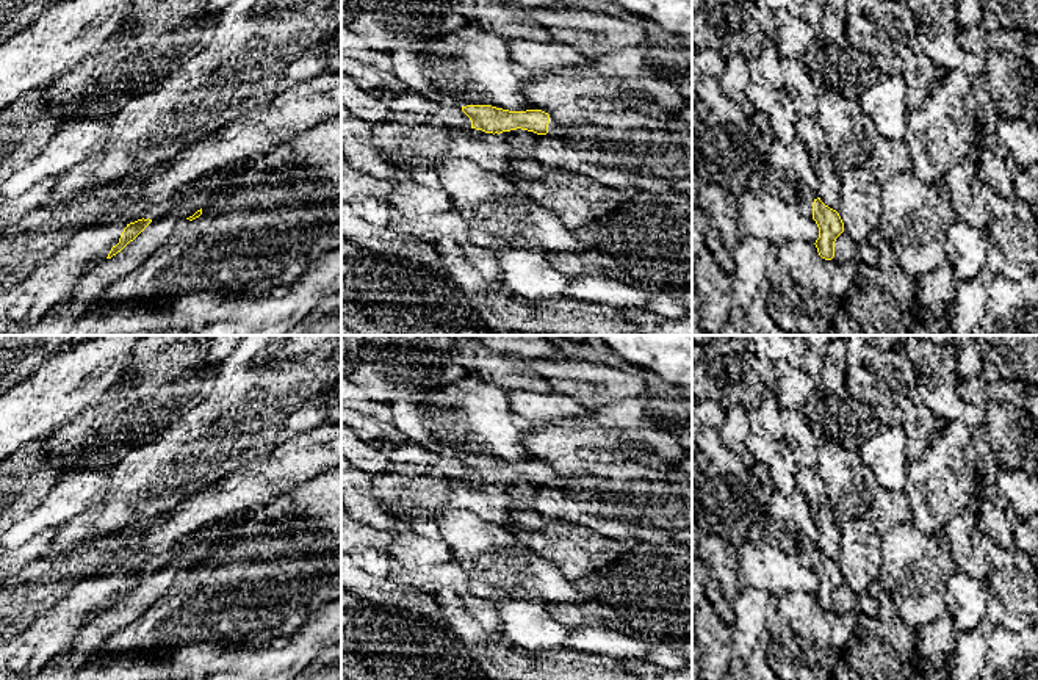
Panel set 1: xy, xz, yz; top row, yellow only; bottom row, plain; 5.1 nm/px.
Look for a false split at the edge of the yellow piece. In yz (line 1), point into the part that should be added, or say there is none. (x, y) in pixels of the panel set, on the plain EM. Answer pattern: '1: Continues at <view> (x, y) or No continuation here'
1: No continuation here

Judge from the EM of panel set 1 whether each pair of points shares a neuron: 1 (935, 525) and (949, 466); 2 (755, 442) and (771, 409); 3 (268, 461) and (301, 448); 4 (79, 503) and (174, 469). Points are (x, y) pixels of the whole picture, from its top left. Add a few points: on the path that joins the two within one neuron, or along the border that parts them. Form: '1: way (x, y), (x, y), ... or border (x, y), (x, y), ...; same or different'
1: way (935, 511), (935, 480); same
2: border (750, 431), (785, 444); different
3: way (276, 461), (288, 461), (293, 456); same
4: border (108, 472), (107, 492), (80, 513); different

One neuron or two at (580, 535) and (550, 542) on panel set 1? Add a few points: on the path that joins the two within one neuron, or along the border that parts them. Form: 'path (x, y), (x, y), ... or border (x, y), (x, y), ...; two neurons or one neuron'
path (572, 542), (558, 542); one neuron

